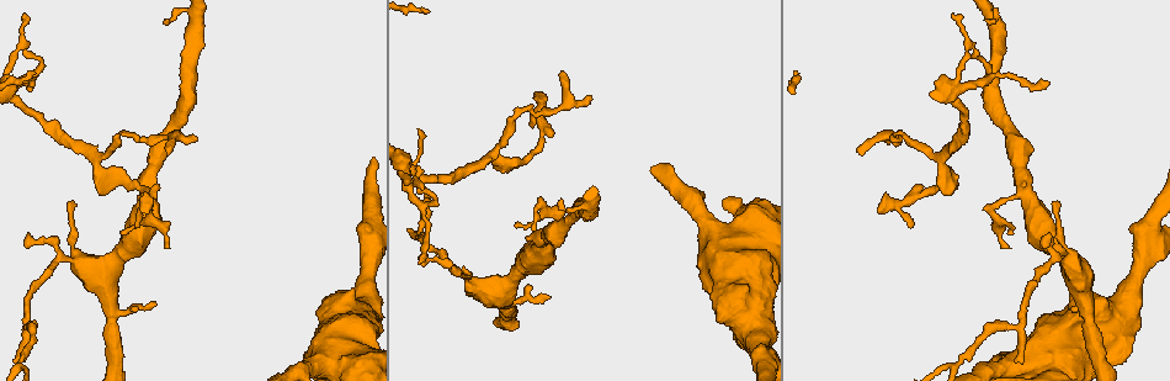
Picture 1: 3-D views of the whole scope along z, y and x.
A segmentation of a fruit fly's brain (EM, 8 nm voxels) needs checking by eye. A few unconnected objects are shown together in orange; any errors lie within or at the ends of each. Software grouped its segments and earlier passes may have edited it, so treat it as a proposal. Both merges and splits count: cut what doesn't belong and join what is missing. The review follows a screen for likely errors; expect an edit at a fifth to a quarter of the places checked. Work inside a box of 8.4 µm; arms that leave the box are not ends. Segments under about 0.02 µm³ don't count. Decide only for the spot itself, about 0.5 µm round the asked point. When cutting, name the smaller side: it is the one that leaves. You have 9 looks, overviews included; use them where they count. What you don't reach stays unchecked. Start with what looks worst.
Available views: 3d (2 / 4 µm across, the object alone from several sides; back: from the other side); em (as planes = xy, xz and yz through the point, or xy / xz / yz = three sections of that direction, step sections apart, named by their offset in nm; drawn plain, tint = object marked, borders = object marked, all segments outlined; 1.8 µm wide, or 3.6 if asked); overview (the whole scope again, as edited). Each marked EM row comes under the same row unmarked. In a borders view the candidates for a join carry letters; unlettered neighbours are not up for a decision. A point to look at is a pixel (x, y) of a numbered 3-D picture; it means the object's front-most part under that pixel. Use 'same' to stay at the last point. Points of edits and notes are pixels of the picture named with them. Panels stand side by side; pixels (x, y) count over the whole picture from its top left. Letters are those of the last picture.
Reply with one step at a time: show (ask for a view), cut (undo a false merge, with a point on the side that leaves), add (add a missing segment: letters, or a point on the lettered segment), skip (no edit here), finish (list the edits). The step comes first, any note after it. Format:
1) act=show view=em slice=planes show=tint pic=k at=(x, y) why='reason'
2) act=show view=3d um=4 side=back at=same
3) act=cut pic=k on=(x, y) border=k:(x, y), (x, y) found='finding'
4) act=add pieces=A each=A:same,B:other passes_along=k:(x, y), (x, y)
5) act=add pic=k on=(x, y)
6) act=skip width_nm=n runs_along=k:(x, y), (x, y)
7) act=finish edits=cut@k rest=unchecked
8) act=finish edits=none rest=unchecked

act=show view=3d um=2 pic=1 at=(877, 210) why='an open end'

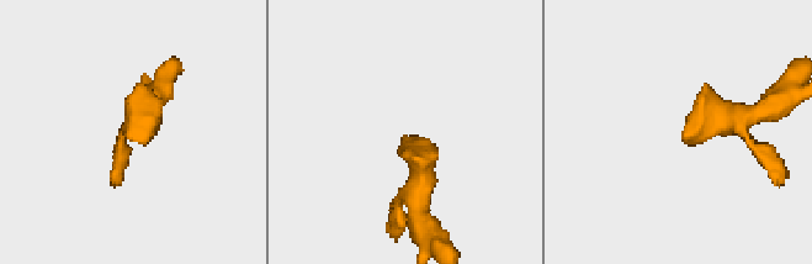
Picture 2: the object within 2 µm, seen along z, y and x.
act=show view=em slice=xz step=16 show=borders pic=2 at=(403, 135) why='shape alone is not enough'

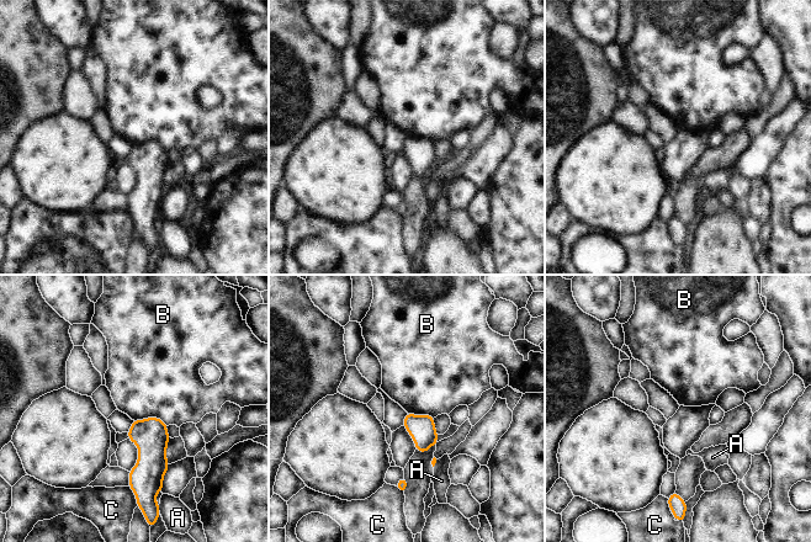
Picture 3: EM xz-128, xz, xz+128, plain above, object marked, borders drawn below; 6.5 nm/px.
act=skip each=A:other,B:other,C:other border=3:(133, 419), (159, 418), (168, 425) found='no lettered segment goes on from it'

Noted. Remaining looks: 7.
act=show view=3d um=4 pic=1 at=(25, 326) why='abrupt turn'

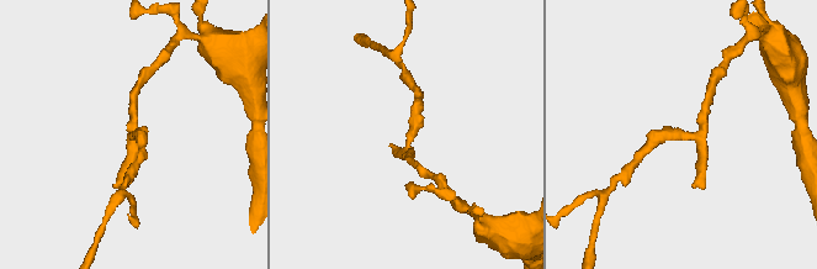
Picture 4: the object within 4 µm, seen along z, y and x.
act=show view=em slice=xy step=8 show=borders pic=4 at=(410, 151) why='shape alone is not enough'

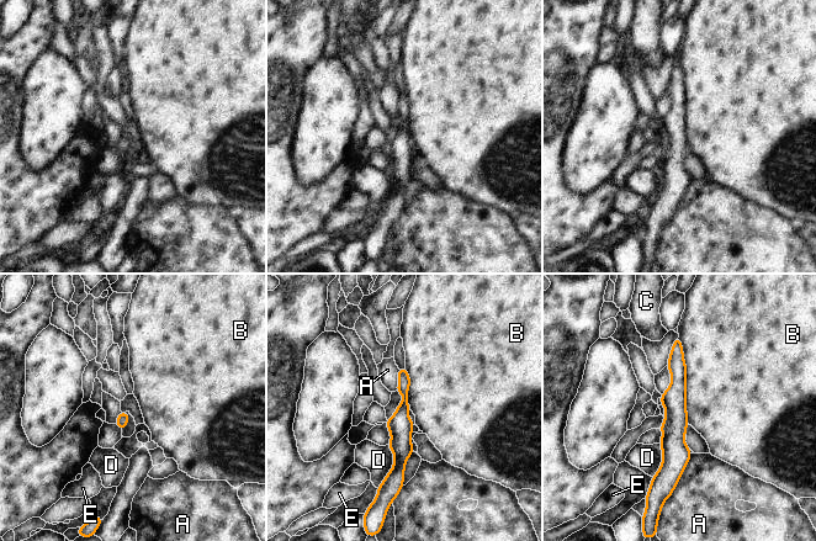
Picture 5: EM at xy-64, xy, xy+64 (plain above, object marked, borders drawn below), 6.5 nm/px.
act=skip each=A:other,B:other,C:other,D:other,E:other found='all the same neuron'

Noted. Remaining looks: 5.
act=show view=3d um=4 side=back pic=1 at=(165, 21) why='free end'

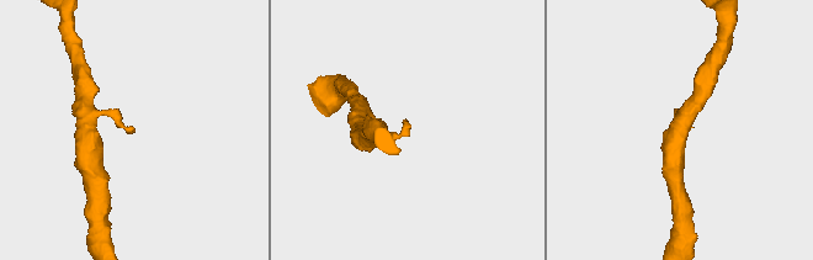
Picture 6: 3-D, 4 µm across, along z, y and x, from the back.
act=show view=em um=3.6 slice=planes show=borders pic=6 at=(406, 121) why='now the EM'

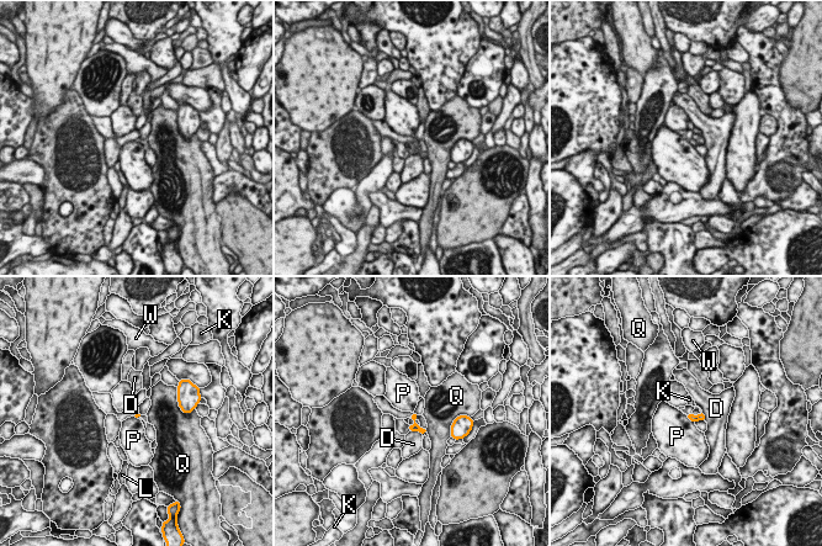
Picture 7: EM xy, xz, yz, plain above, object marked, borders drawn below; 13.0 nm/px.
act=skip each=D:other,K:other,L:other,P:other,Q:other,W:other border=7:(685, 415), (694, 423) found='no lettered segment goes on from it'

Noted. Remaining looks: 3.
act=show view=3d um=4 pic=1 at=(1058, 203) why='thin end'

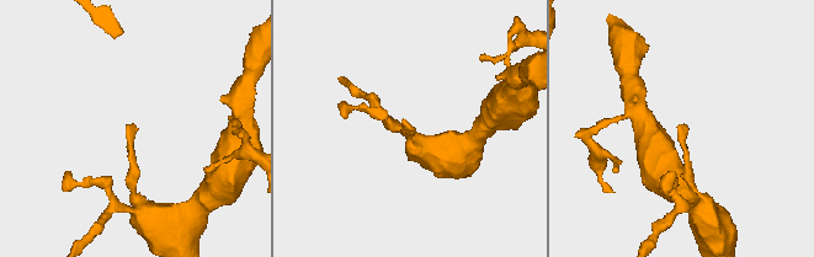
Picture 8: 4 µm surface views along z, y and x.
act=show view=em slice=yz step=16 show=tint pic=8 at=(410, 127)

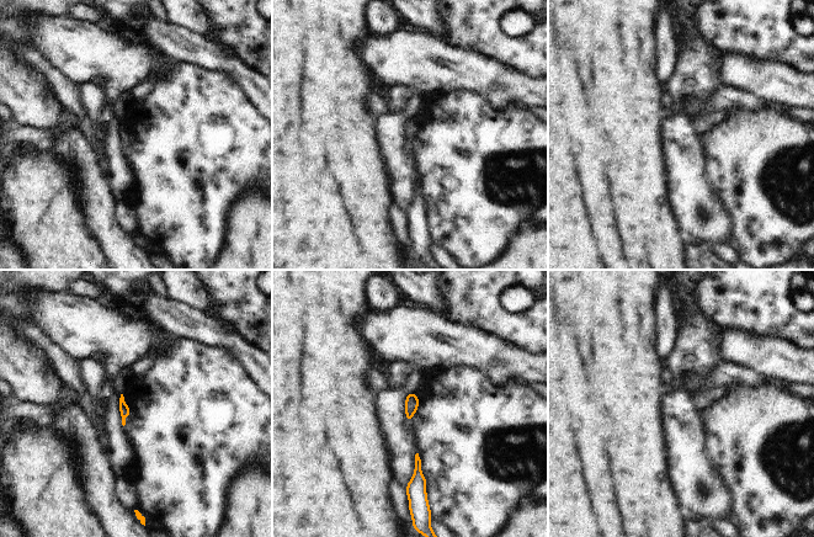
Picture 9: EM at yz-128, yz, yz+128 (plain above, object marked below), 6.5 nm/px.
act=show view=em slice=xz step=4 show=borders at=same why='another direction'

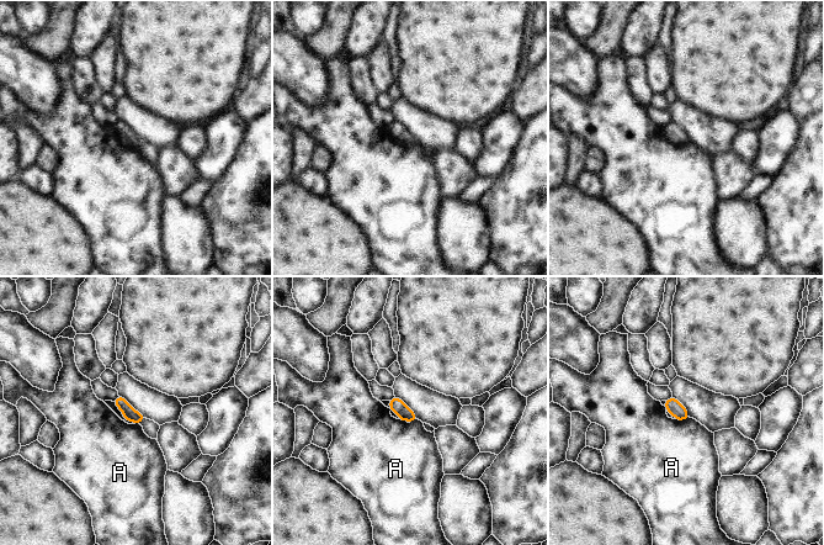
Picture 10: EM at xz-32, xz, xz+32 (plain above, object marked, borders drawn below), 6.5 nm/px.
act=skip each=A:other border=10:(689, 417), (675, 419) found='none of them fits'

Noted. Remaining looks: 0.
act=finish edits=none rest=unchecked

